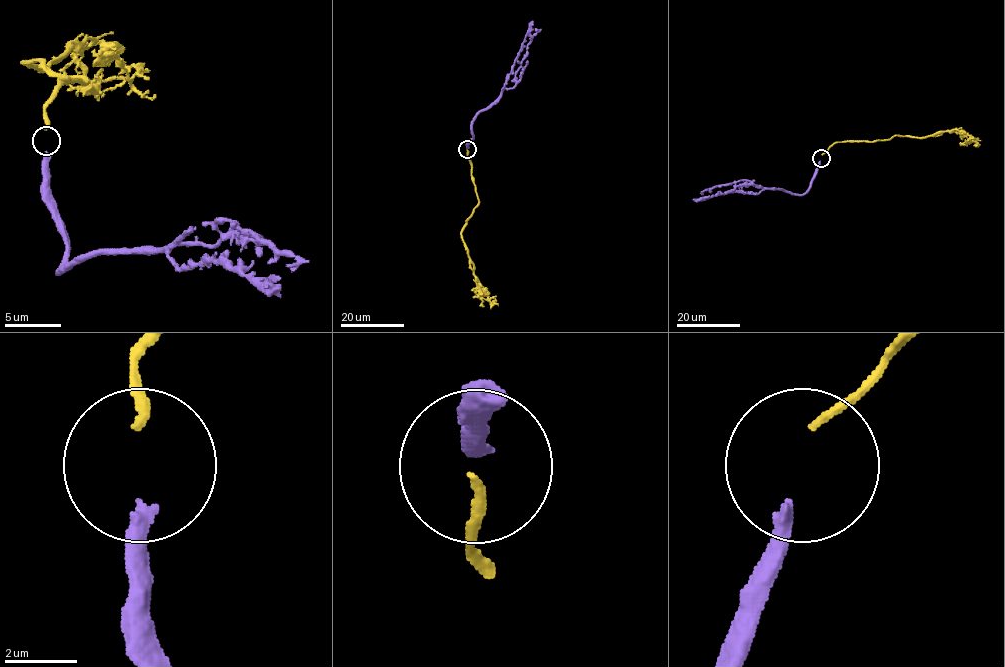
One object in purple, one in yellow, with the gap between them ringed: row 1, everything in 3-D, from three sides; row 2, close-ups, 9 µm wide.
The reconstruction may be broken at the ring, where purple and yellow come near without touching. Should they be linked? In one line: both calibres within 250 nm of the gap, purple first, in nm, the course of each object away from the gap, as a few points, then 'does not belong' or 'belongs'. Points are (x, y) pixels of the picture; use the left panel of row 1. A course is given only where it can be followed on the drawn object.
400/240 nm | purple via (45, 152), (62, 271), (91, 254), (213, 245), (218, 220), (287, 251), (298, 262), (287, 265) | yellow via (45, 129), (60, 81), (85, 81), (25, 64), (45, 67), (68, 47), (94, 44), (156, 95) | does not belong

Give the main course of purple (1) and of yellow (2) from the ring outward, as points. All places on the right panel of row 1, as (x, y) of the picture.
1: (820, 161), (811, 186), (802, 194), (763, 189), (748, 180), (716, 186), (701, 193)
2: (822, 155), (837, 142), (876, 141), (894, 135), (927, 137), (938, 131), (960, 131), (975, 139), (978, 145)

